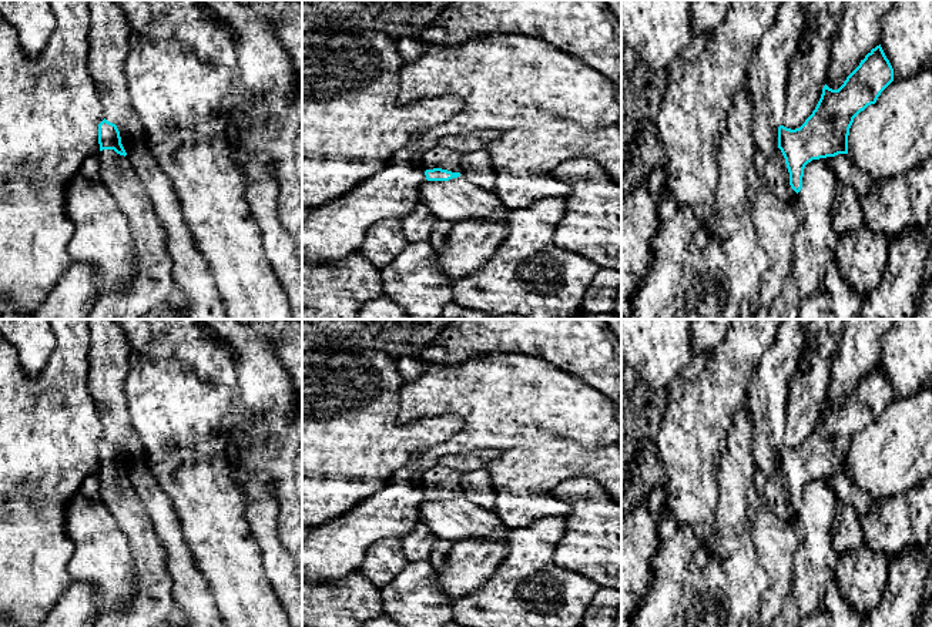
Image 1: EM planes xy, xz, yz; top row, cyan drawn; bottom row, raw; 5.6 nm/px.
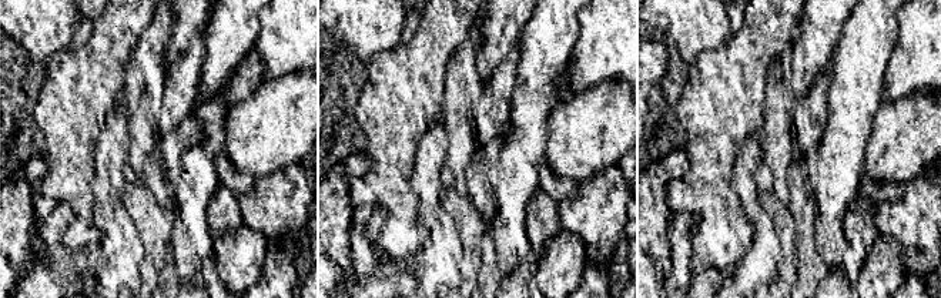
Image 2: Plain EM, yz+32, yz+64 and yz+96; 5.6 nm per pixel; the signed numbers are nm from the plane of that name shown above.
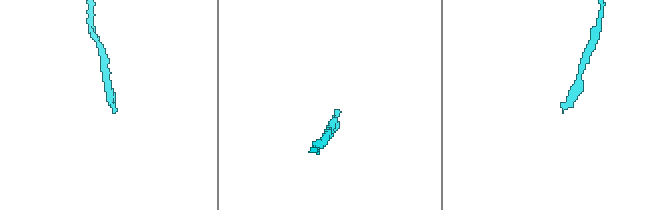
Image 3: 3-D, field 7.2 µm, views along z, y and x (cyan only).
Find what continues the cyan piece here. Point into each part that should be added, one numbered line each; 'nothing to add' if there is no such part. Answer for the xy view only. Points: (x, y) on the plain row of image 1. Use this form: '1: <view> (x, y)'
1: xy (148, 604)

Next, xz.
1: xz (438, 476)

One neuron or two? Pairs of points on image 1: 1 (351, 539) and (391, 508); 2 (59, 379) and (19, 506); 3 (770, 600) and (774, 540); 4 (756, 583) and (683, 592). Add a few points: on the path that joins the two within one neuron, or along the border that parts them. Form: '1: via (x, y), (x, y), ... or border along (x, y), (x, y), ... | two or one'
1: via (361, 529), (368, 522), (381, 516) | one
2: via (54, 411), (50, 422), (19, 453), (19, 475) | one
3: via (777, 586), (775, 555) | one
4: via (737, 583), (728, 592), (701, 592) | one

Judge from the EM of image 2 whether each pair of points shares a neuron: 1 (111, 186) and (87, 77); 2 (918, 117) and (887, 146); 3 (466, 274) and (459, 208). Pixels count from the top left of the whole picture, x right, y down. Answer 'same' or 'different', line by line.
1: different
2: same
3: same

